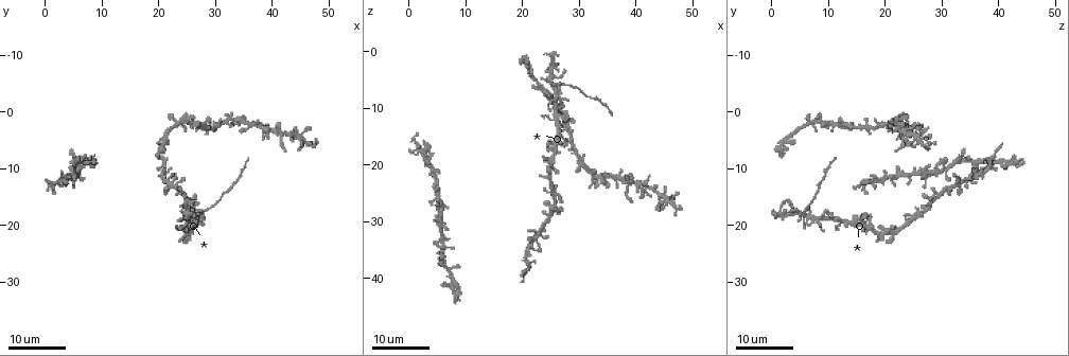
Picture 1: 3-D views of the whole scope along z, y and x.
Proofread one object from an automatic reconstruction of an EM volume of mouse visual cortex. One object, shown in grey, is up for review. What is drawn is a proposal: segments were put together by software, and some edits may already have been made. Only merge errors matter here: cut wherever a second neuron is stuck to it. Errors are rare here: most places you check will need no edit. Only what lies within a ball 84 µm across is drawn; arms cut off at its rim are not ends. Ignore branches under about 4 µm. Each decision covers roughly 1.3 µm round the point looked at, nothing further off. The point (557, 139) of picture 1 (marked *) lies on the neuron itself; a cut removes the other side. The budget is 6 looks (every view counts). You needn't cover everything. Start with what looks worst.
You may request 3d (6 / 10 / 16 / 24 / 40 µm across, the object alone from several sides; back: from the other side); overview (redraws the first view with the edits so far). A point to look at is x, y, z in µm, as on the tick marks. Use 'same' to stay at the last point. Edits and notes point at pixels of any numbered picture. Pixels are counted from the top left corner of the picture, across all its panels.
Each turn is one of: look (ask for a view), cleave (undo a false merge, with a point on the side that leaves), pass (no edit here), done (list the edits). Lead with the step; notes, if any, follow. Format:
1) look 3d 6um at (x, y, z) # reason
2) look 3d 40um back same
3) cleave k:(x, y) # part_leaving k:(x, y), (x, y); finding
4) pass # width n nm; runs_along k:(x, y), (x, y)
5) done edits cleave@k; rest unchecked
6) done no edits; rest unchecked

look 3d 24um at (21.0, 9.0, 38.5) # four arms meet

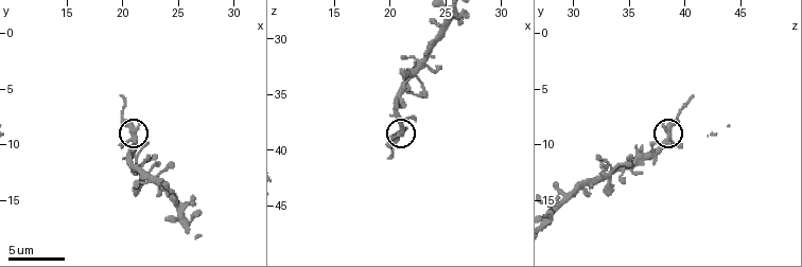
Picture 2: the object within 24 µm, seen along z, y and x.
look 3d 6um at (20.8, 9.2, 38.4) # closer look

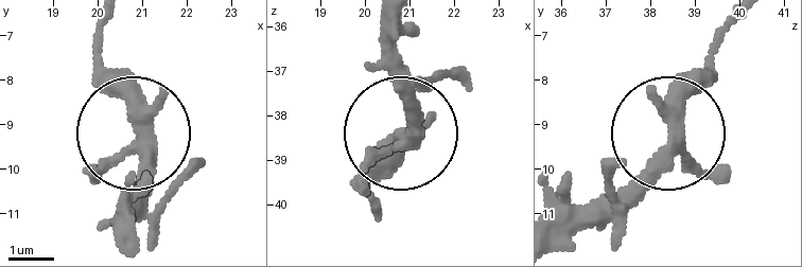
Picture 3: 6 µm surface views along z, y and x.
pass # runs_along 3:(554, 234), (588, 219), (657, 150), (672, 94), (714, 40); continuous, no second neuron

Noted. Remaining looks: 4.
look 3d 16um at (41.5, 4.5, 23.5) # four or more arms meet

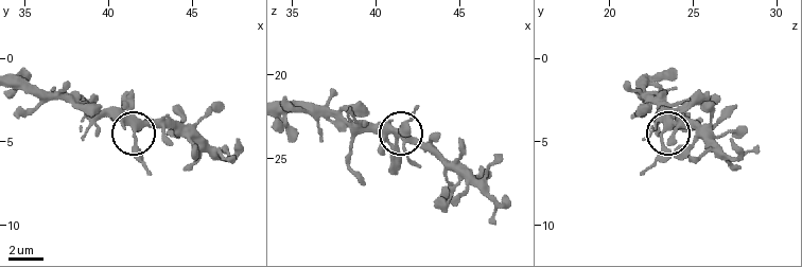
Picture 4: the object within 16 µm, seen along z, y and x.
look 3d 10um at (41.6, 4.3, 23.3) # zoom in

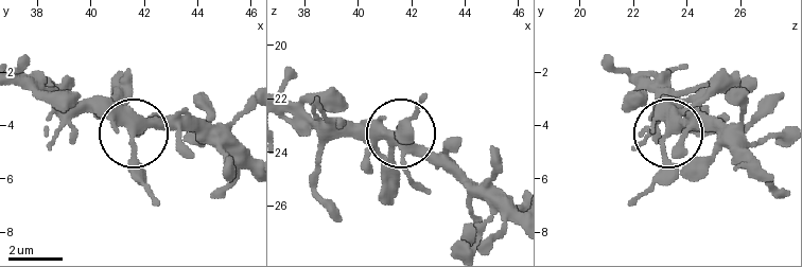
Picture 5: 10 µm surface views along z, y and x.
pass # arms 4; continuous, no second neuron

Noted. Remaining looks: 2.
look 3d 16um at (7.0, 9.5, 39.0) # four or more arms meet

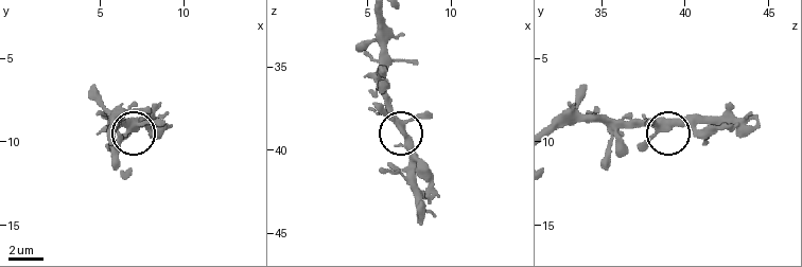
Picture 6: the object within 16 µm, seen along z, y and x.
look 3d 6um at (6.9, 9.3, 38.9)

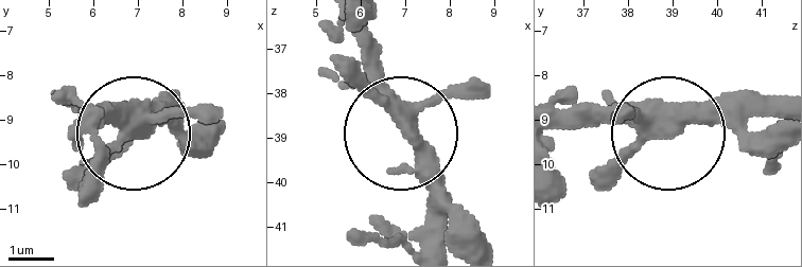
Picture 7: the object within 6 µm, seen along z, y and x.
pass # arms 5; one neuron here

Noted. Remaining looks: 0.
done no edits; rest unchecked

